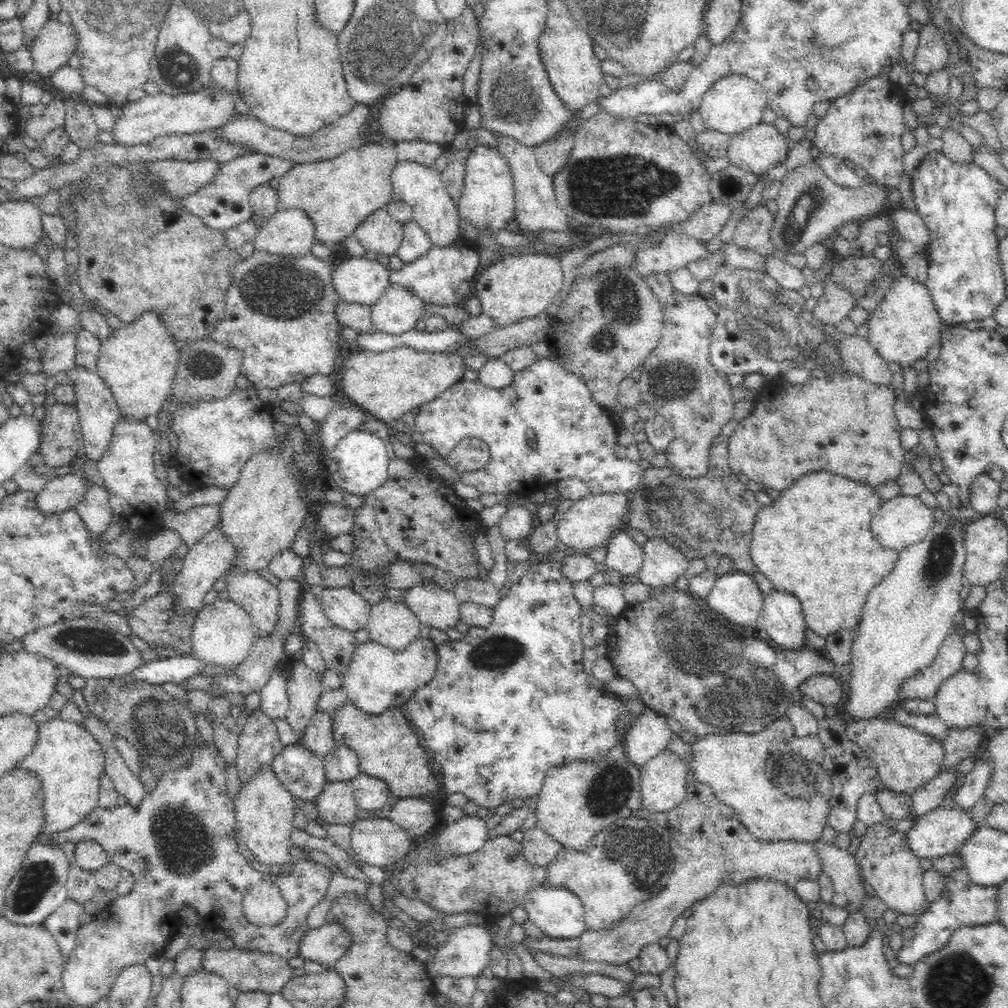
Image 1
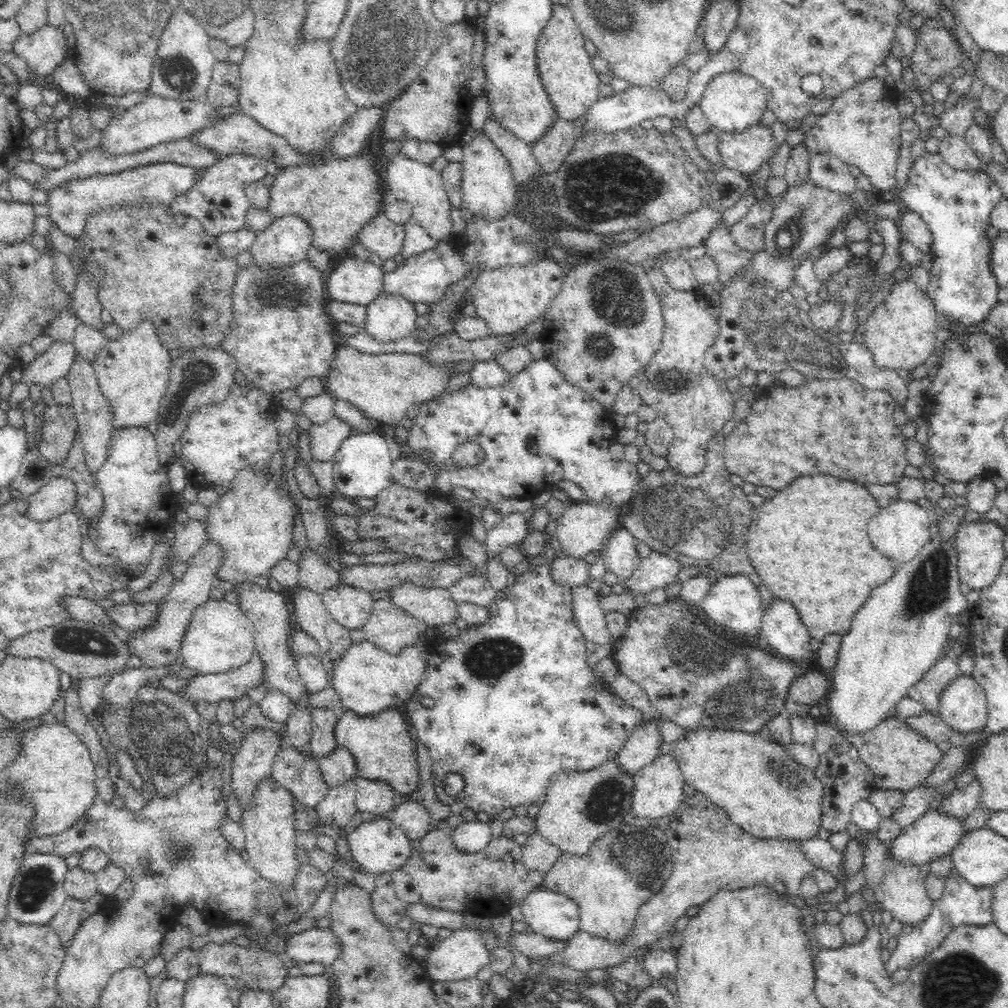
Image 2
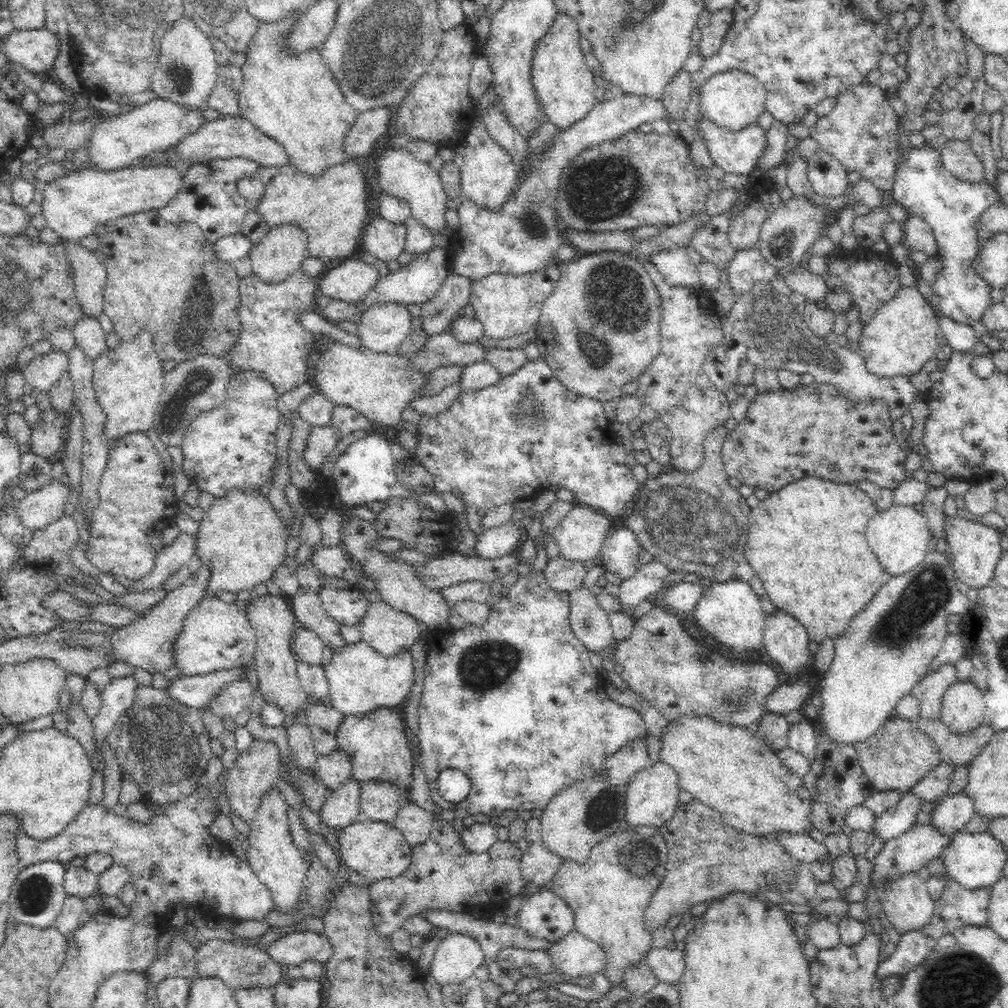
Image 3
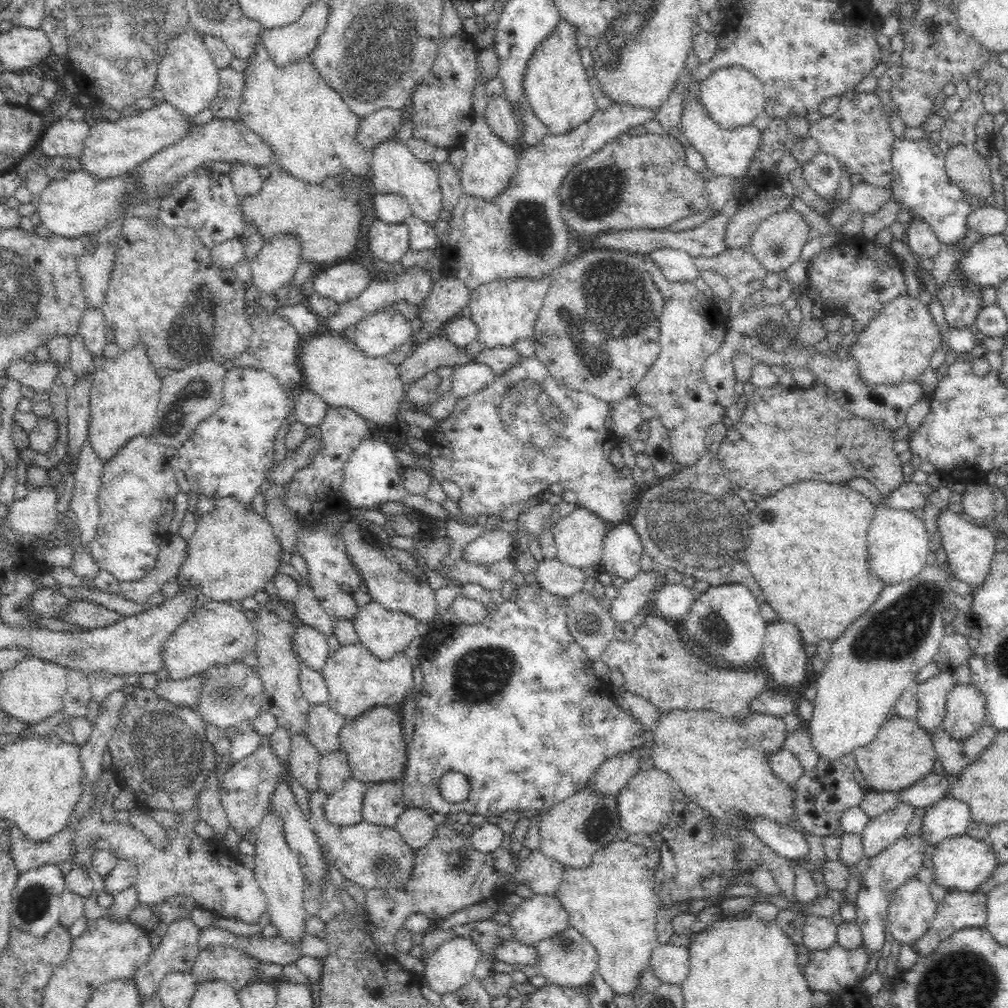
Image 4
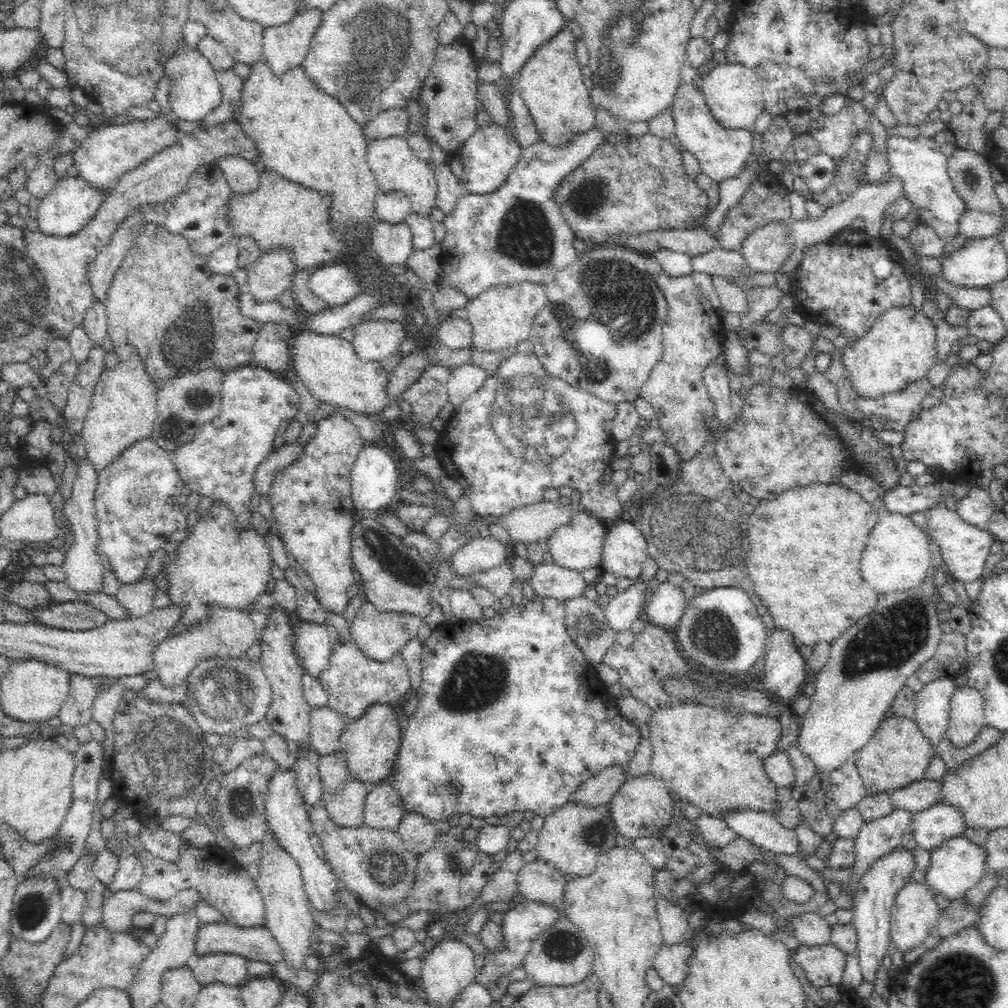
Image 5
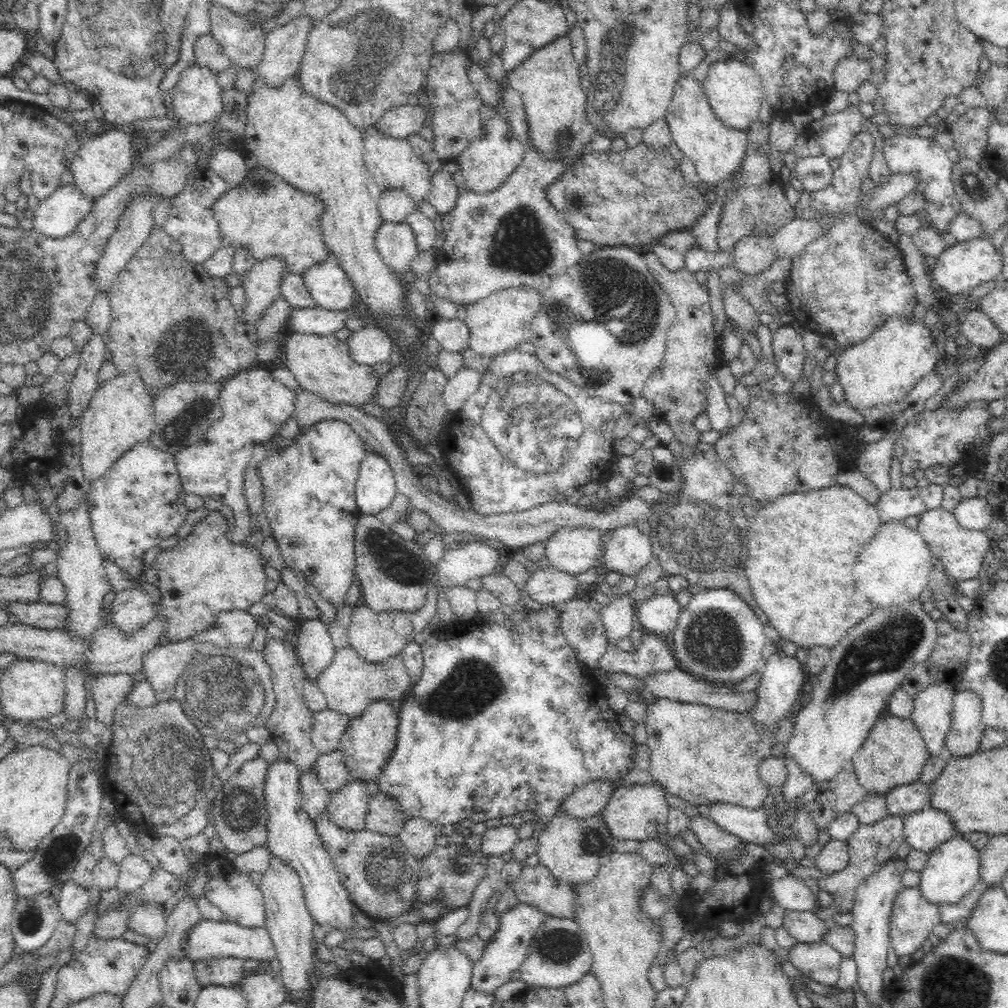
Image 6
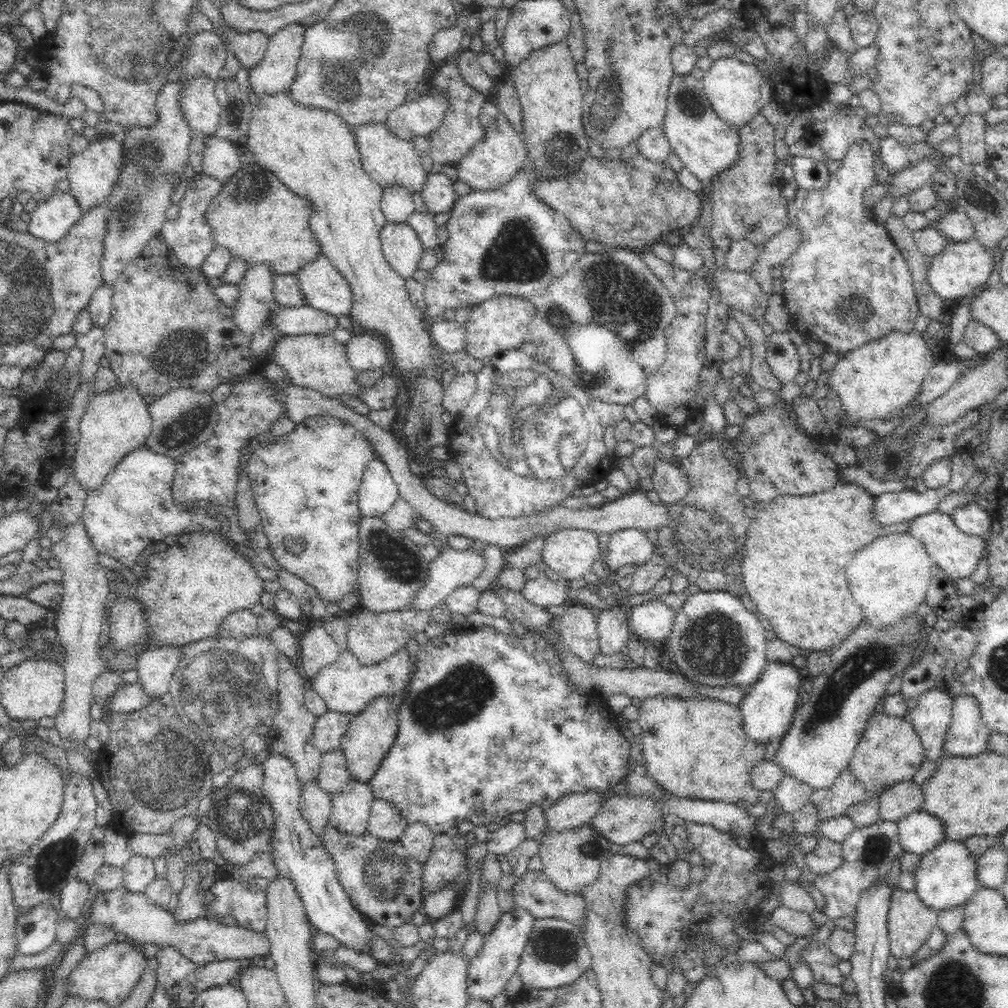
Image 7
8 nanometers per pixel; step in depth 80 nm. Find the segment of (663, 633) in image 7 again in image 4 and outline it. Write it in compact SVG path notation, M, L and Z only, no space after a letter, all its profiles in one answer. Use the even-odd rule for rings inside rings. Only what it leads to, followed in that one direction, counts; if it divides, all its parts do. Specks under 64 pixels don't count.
M666 582L656 589L649 609L672 623L680 623L688 614L699 589L689 589L683 583Z

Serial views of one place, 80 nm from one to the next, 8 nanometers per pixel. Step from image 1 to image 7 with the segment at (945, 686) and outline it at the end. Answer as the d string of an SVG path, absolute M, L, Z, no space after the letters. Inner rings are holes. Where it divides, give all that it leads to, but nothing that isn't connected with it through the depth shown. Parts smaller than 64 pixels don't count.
M966 695L953 699L950 728L945 736L946 756L978 756L988 751L989 728L984 722L978 699Z

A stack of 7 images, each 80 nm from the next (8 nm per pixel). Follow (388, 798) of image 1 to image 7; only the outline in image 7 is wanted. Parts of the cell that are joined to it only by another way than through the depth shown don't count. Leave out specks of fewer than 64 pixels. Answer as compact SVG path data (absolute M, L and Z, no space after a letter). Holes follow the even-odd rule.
M373 798L367 824L368 834L377 836L380 840L399 841L408 824L392 802Z

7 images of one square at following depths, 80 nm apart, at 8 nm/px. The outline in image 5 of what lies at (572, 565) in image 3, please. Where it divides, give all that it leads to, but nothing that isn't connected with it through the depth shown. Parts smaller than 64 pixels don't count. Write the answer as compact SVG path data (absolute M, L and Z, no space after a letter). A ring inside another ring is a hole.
M553 562L535 565L529 581L537 596L549 596L564 601L582 595L588 585L580 572L562 568Z

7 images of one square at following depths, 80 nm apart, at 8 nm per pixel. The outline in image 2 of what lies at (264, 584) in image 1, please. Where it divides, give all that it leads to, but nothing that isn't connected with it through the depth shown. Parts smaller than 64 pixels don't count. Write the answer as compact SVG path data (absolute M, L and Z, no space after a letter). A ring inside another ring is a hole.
M254 581L238 582L234 586L239 599L239 607L253 624L254 648L264 663L264 684L265 688L273 688L283 692L291 702L300 700L304 694L305 686L300 679L297 662L289 649L289 635L295 627L292 614L284 603L284 596L281 593L272 591L269 587L262 589Z

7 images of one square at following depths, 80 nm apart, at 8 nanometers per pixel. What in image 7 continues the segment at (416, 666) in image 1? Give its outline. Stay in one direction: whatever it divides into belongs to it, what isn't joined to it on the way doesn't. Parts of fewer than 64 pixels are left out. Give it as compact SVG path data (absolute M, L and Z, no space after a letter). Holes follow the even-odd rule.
M406 647L397 650L386 660L370 666L360 664L352 651L347 649L340 652L332 664L321 668L316 677L308 680L308 684L324 699L330 711L357 715L376 698L390 697L404 687L408 687L408 681L412 674L408 666L409 656Z

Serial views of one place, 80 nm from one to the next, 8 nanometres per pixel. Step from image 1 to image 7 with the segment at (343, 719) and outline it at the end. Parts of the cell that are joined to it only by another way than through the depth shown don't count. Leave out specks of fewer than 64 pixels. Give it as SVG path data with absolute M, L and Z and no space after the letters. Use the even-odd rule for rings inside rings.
M383 696L368 703L362 712L353 715L339 748L345 754L345 763L354 779L366 783L378 770L378 765L396 740L399 721L397 714L396 708L391 708L390 699Z

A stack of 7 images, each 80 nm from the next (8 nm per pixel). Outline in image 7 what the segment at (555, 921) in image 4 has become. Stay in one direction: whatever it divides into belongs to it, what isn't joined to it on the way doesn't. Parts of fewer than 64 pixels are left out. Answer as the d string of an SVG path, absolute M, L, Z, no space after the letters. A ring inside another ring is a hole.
M516 907L515 910L503 914L494 930L484 937L484 946L480 948L478 955L468 960L467 995L469 998L491 1001L493 997L507 989L509 981L516 977L534 922L536 919L522 908Z

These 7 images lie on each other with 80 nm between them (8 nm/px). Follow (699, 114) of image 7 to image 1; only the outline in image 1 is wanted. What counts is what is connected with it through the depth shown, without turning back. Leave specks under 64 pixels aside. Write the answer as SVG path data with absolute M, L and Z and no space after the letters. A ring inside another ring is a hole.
M762 122L729 135L726 157L730 165L757 175L779 162L783 165L791 144L774 124Z

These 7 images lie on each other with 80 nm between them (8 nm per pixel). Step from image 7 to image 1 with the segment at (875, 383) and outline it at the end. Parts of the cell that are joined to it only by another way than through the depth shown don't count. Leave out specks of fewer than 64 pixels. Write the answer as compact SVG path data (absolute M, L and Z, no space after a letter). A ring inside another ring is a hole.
M902 274L893 280L884 299L865 320L865 325L868 327L870 344L880 358L887 363L897 362L908 368L916 360L924 359L930 347L939 342L944 322L939 317L926 285Z

